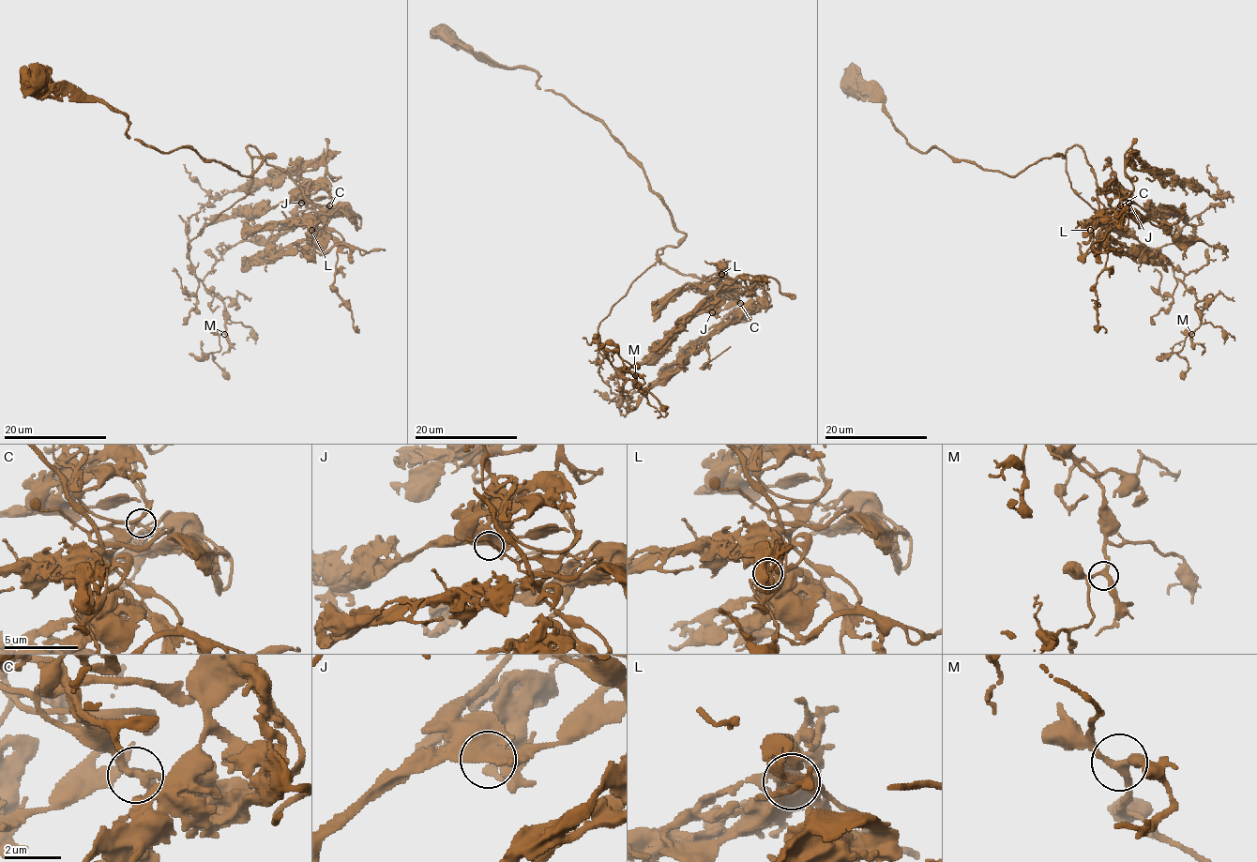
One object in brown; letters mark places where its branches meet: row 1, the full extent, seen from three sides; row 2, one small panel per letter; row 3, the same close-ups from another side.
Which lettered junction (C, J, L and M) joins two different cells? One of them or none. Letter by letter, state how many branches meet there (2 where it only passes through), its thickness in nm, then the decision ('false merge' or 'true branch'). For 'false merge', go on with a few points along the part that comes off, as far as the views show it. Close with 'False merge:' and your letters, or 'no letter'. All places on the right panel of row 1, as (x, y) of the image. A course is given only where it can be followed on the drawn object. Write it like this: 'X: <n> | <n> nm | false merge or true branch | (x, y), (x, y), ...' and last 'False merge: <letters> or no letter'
C: 3 | 240 nm | true branch
J: 3 | 280 nm | true branch
L: 3 | 240 nm | true branch
M: 3 | 240 nm | true branch
False merge: no letter

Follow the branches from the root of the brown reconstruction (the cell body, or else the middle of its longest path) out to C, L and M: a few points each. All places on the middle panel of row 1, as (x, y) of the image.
C: (444, 35), (500, 65), (532, 68), (539, 89), (598, 119), (685, 235), (658, 257), (740, 303)
L: (444, 35), (532, 68), (539, 89), (598, 119), (685, 235), (658, 257), (684, 275), (726, 282), (722, 274)
M: (444, 35), (532, 68), (539, 89), (598, 119), (685, 235), (600, 323), (598, 351), (635, 384), (635, 375)

